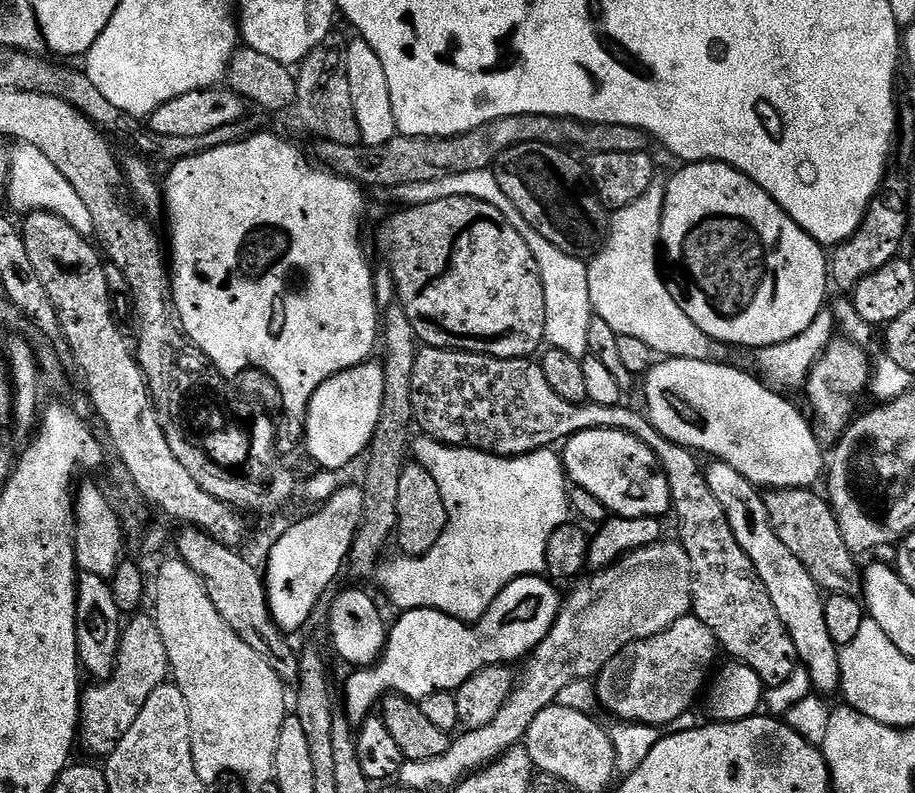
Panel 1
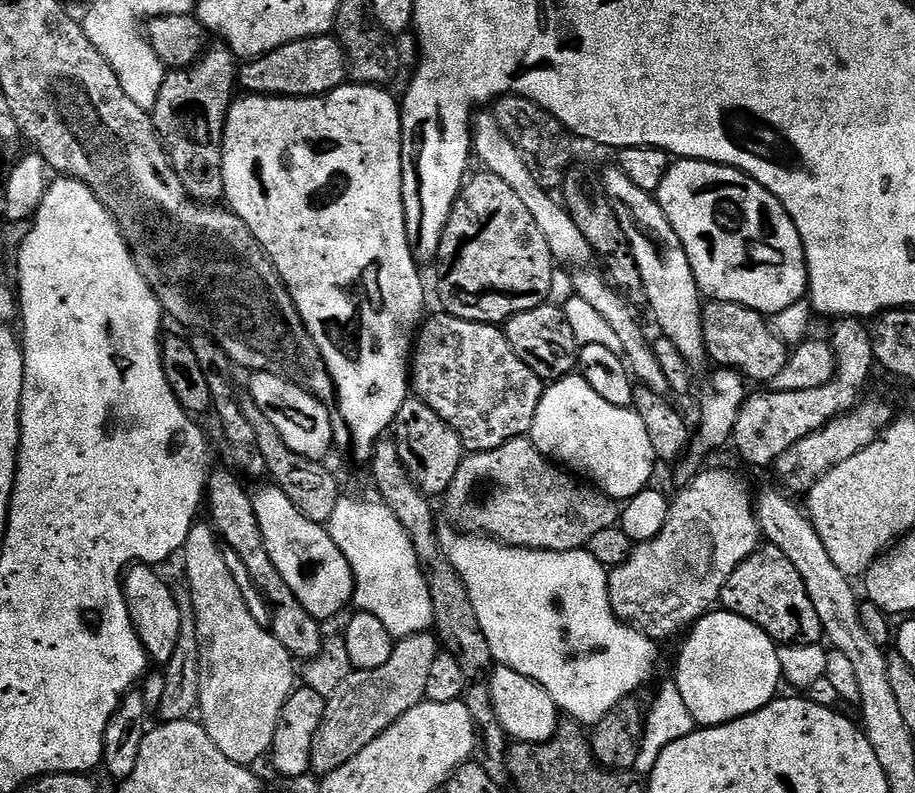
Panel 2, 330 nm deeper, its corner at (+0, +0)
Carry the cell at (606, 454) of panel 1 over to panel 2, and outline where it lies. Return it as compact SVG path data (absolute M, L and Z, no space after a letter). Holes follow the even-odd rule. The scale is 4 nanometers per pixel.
M579 374L553 380L545 387L530 439L543 456L591 482L617 502L627 502L649 487L652 471L658 468L642 418L632 408L606 402Z

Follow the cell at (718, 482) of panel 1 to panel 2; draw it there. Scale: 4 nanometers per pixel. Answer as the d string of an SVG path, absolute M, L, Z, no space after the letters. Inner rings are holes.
M619 166L606 169L602 183L614 214L618 214L618 222L622 222L622 230L626 230L638 274L642 274L644 300L660 327L659 335L674 342L675 349L682 354L690 369L697 370L704 363L708 364L710 359L703 340L702 293L694 278L694 270L690 270L690 258L686 258L686 250L678 234L674 234L674 226L670 226L655 195L638 190L638 186L622 174Z

